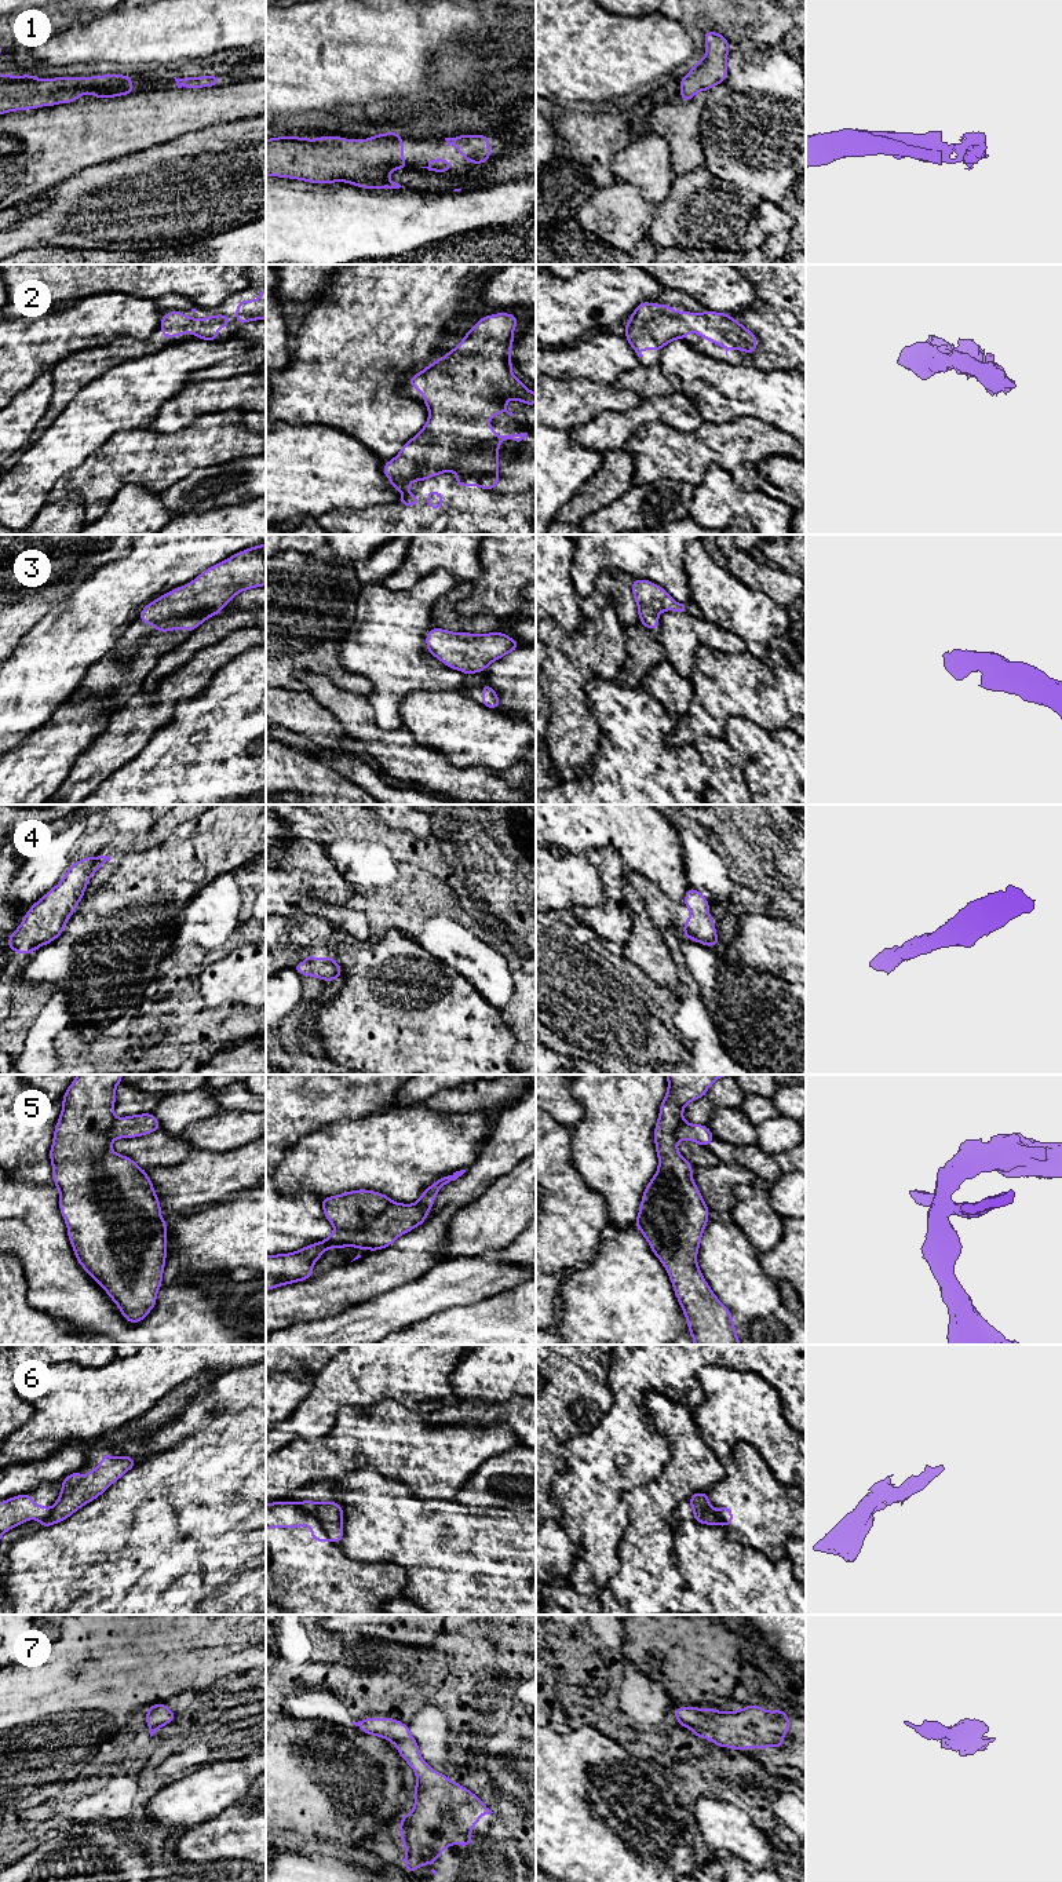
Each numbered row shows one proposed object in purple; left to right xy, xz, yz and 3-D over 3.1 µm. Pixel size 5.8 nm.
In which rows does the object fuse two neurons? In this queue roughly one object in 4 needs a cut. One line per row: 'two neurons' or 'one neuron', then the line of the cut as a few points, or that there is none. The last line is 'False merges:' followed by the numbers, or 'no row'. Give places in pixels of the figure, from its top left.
1: one neuron; cut none
2: one neuron; cut none
3: one neuron; cut none
4: one neuron; cut none
5: two neurons; cut xz (393, 1202), (357, 1231), (336, 1229)
6: two neurons; cut xz (296, 1505), (310, 1513), (331, 1539)
7: one neuron; cut none
False merges: 5, 6

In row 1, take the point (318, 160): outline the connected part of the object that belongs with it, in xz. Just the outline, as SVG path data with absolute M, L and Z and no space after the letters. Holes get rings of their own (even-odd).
M401 131L376 134L368 139L266 139L266 176L311 183L342 180L361 189L399 189L402 186L390 180L388 174L405 168L409 168L409 164L404 161Z

